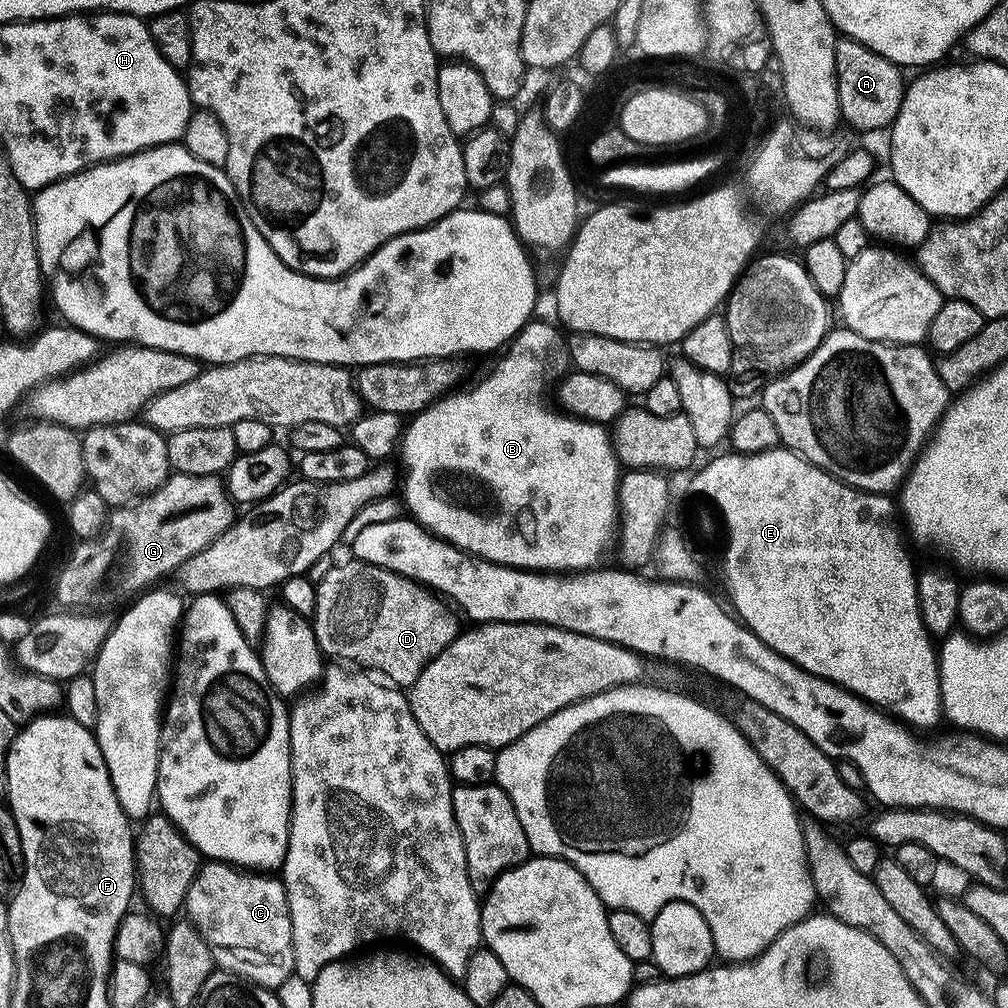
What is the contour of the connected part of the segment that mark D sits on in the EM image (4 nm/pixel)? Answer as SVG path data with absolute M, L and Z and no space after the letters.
M355 558L349 561L349 564L340 564L330 569L316 588L314 627L320 651L325 657L332 659L333 656L336 659L333 661L371 670L401 689L411 689L418 678L422 678L426 666L437 660L462 635L461 617L425 585L408 580L389 568L370 566Z

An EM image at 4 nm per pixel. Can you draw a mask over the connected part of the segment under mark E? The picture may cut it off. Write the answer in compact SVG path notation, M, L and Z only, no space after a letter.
M781 446L770 450L766 454L754 454L753 456L737 456L727 454L712 460L697 475L691 477L690 482L700 492L708 492L712 500L720 500L720 508L727 512L728 522L732 525L732 549L728 554L727 573L722 577L724 588L732 599L731 607L735 615L770 650L777 652L790 663L797 664L802 671L817 676L820 680L828 680L831 684L837 684L865 700L873 708L883 710L887 715L911 726L913 729L936 728L945 719L944 703L942 702L942 686L940 685L940 658L934 638L926 630L926 622L922 618L920 609L920 581L918 579L918 567L912 561L908 553L909 545L900 541L900 532L896 529L896 516L898 520L898 508L892 504L887 495L865 494L857 488L851 488L848 484L842 484L835 480L828 472L823 472L818 466L814 466L804 459L799 452L790 452Z

